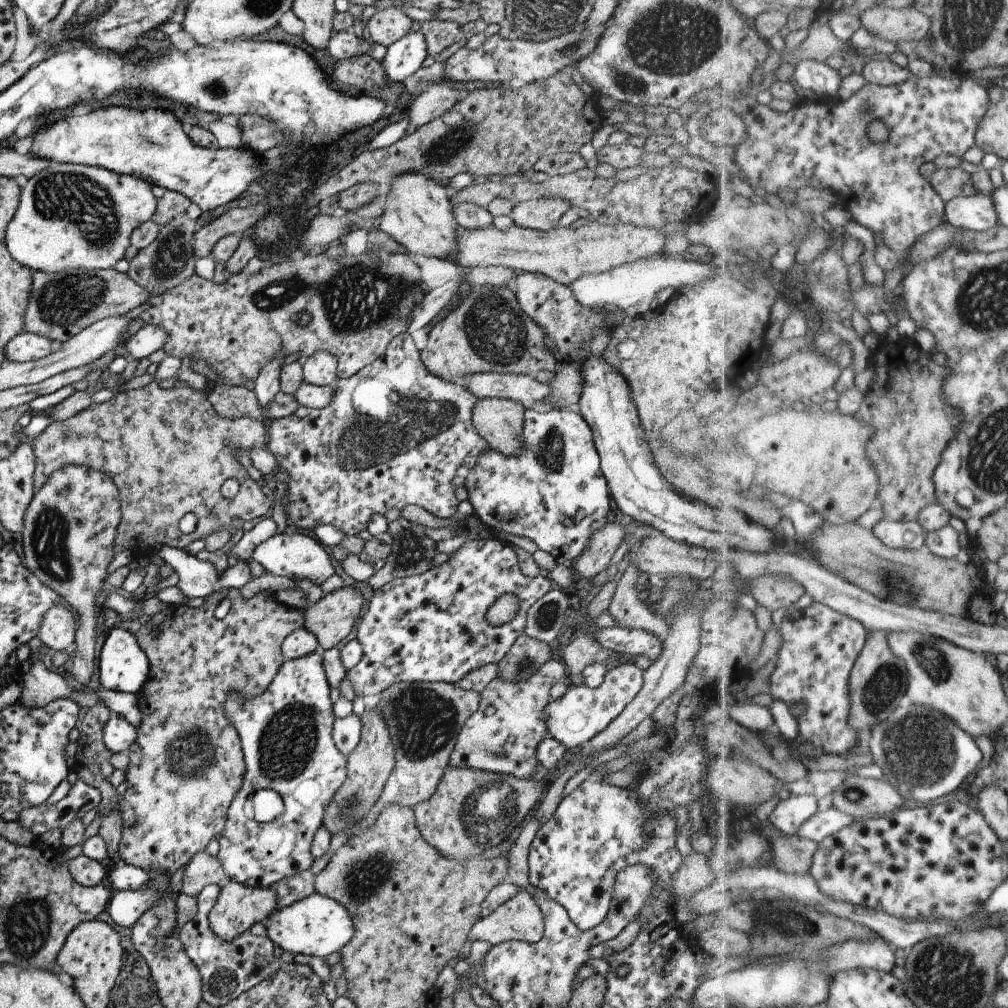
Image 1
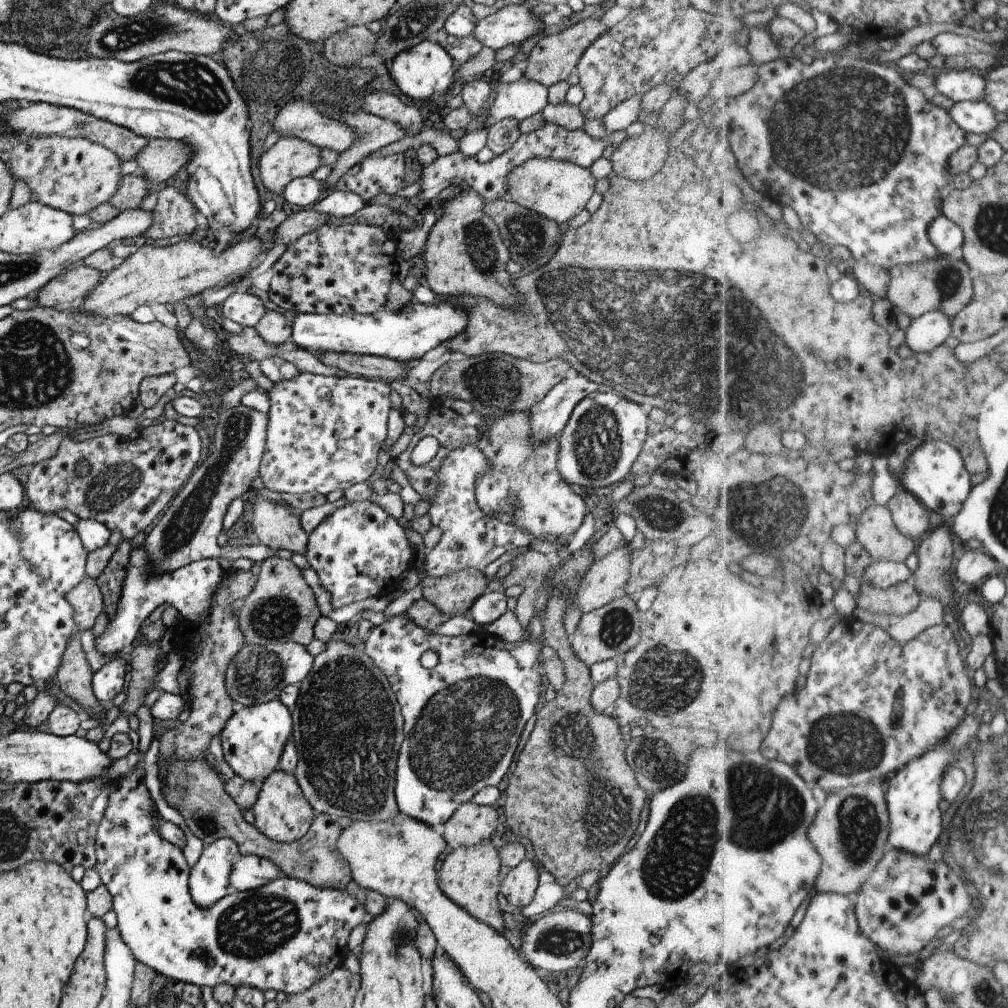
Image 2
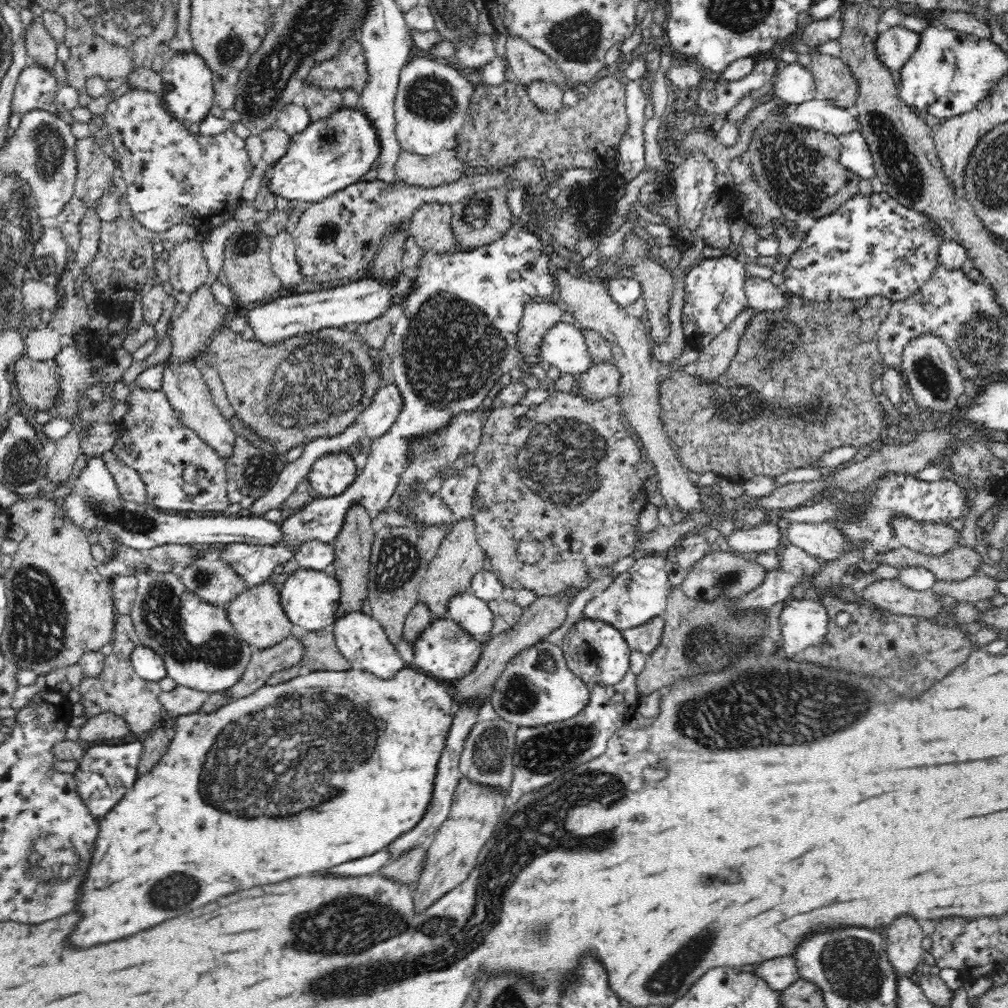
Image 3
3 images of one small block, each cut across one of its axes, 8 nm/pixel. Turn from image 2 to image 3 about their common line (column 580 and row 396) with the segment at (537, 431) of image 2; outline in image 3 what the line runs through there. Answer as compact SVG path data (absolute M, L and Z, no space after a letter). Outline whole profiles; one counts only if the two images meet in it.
M393 381L390 384L382 384L377 390L373 401L368 405L368 408L365 408L341 435L330 438L314 439L306 443L302 455L293 462L286 463L282 472L279 474L276 484L274 484L264 496L257 498L253 502L249 508L251 512L249 515L255 516L256 518L262 518L268 510L280 508L286 498L288 498L292 492L296 491L300 482L307 479L312 464L314 464L318 458L322 458L322 456L326 456L326 454L332 454L332 452L344 453L348 448L354 448L362 438L370 438L370 440L373 441L374 438L381 437L396 422L402 405L403 400L401 399L401 394Z

